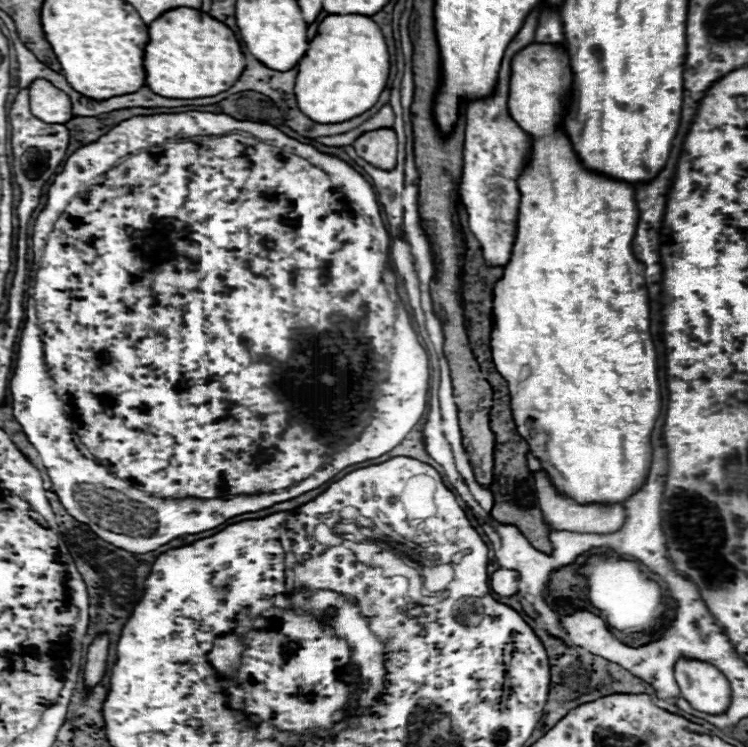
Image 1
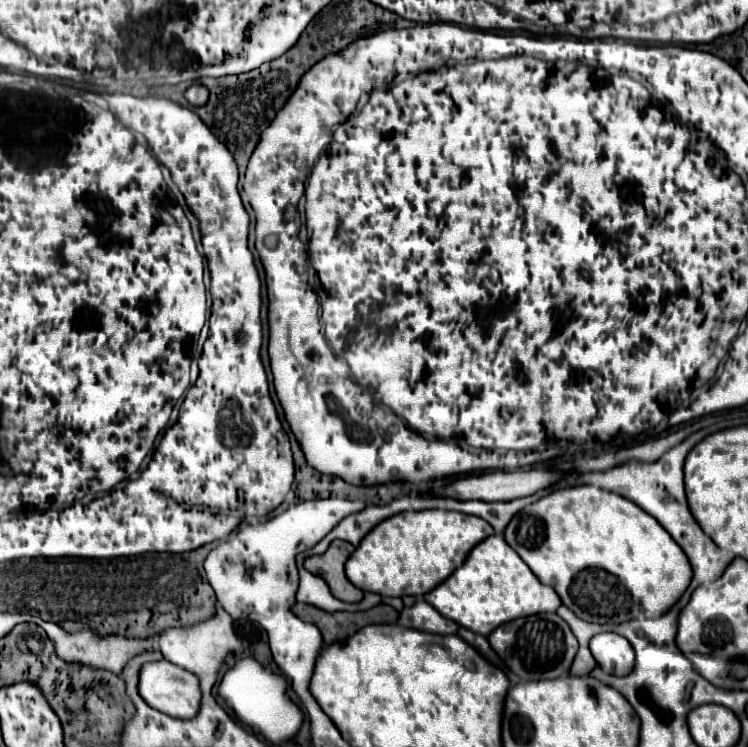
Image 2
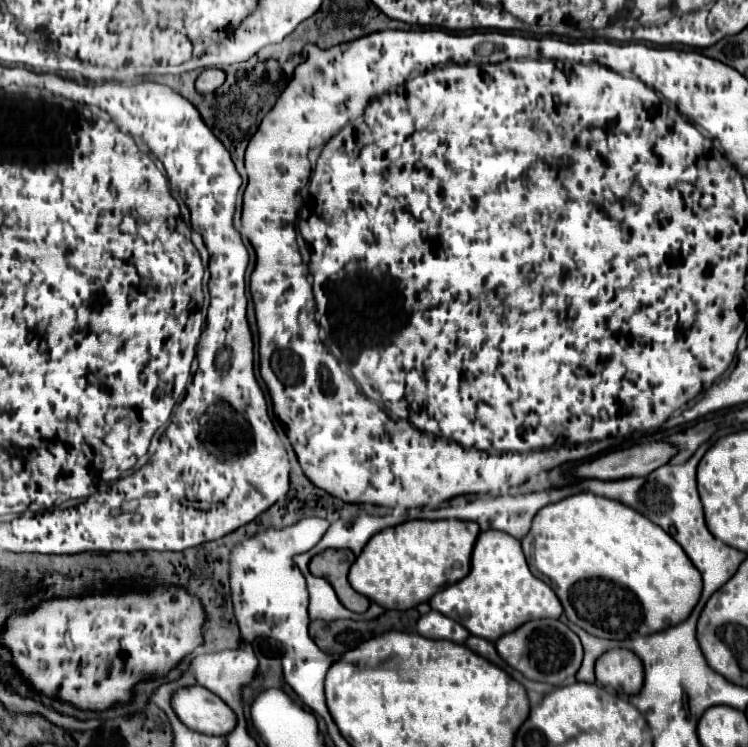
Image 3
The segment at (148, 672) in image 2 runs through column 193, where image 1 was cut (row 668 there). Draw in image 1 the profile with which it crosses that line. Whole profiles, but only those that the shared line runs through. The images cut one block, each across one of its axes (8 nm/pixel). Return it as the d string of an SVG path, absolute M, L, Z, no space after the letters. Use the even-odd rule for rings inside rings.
M680 658L674 666L674 678L682 698L686 698L692 708L708 714L720 714L728 708L730 684L716 666L692 658Z

